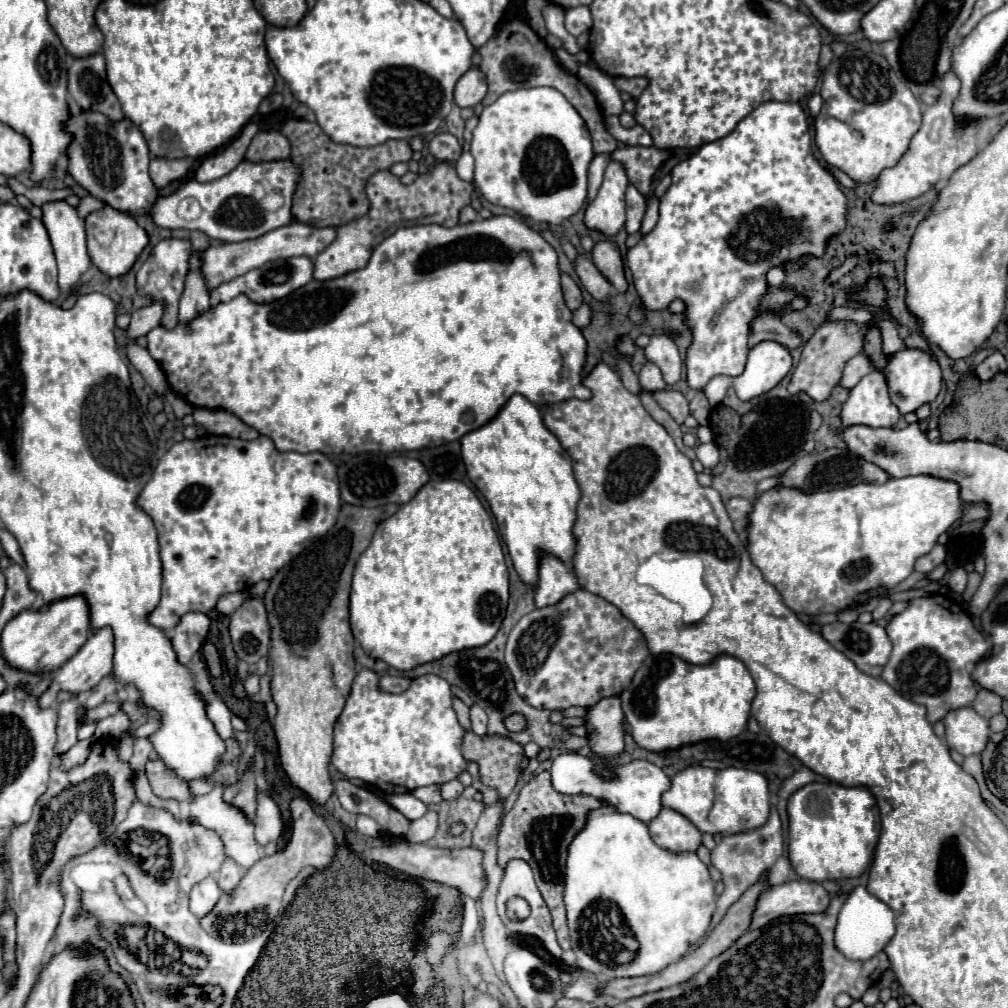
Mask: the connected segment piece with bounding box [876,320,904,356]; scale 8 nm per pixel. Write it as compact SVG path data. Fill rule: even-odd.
M882 320L882 322L878 322L876 326L882 330L882 352L884 352L884 356L892 356L892 354L896 354L898 350L904 348L902 338L898 336L896 326L894 326L892 322Z

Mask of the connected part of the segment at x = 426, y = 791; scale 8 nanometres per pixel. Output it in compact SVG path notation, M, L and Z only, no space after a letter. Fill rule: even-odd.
M424 786L424 788L418 788L412 792L418 800L422 800L424 804L438 804L442 802L442 796L440 796L440 786Z

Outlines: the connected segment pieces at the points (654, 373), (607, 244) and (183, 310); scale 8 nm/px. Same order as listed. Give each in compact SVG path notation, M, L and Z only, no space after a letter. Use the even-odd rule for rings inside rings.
M646 362L644 364L644 368L640 370L640 374L638 374L638 380L640 380L640 386L642 386L642 390L646 390L646 392L656 392L656 390L664 390L664 380L662 380L662 374L660 374L660 370L654 366L654 364L650 364L650 362Z
M610 240L596 242L590 256L592 256L592 262L598 266L598 270L610 280L614 290L626 292L628 282L624 276L624 264L622 264L622 256L620 256L618 246Z
M194 256L190 260L190 274L188 274L186 290L180 298L180 312L178 312L180 324L188 324L190 320L194 320L196 316L204 314L210 308L210 292L206 288L202 274L198 272L200 266L202 266L200 260Z

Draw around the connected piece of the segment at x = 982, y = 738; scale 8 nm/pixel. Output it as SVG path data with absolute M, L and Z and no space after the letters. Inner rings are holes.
M958 708L948 712L944 726L946 742L952 750L960 752L962 756L984 752L990 736L990 726L988 720L982 718L974 708Z

